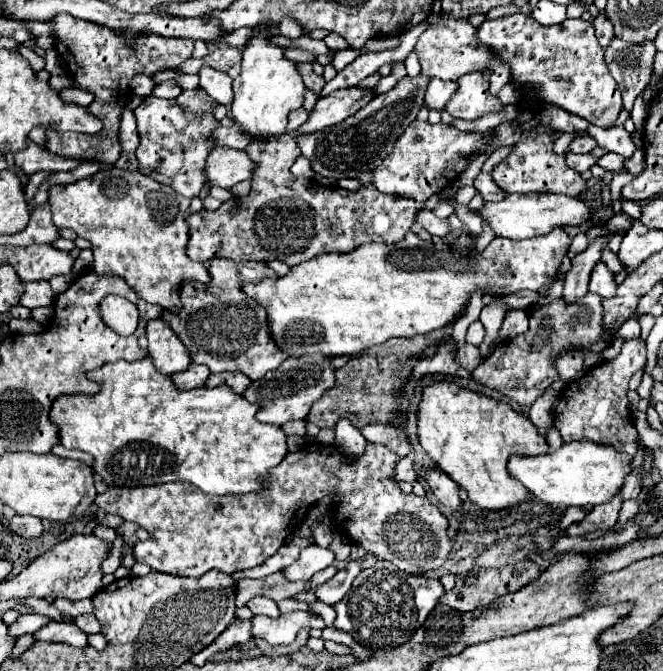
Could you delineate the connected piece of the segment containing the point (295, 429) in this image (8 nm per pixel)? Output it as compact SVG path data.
M291 421L282 426L283 431L287 436L298 435L303 437L306 434L306 421Z

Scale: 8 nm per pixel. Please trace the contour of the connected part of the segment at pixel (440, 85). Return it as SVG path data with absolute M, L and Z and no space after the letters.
M431 79L429 83L429 93L425 97L425 107L443 113L445 103L451 99L451 95L457 91L455 81L441 81L441 79Z

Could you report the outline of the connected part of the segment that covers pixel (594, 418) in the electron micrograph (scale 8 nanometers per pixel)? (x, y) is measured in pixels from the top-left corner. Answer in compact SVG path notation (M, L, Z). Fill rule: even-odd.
M627 339L621 353L603 365L597 365L585 377L569 383L555 409L555 427L559 429L565 443L569 441L597 441L601 445L613 445L623 453L635 457L637 453L637 431L633 431L633 419L629 411L627 391L629 379L633 373L645 369L647 365L647 347L643 339ZM625 423L627 423L627 441L625 441Z

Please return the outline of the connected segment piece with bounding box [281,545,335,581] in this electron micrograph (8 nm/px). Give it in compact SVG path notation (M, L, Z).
M309 545L305 549L301 549L301 555L295 563L291 563L289 567L283 567L281 573L285 579L289 581L309 581L309 577L313 577L313 573L329 567L333 563L333 553L329 549L323 549L319 545Z

